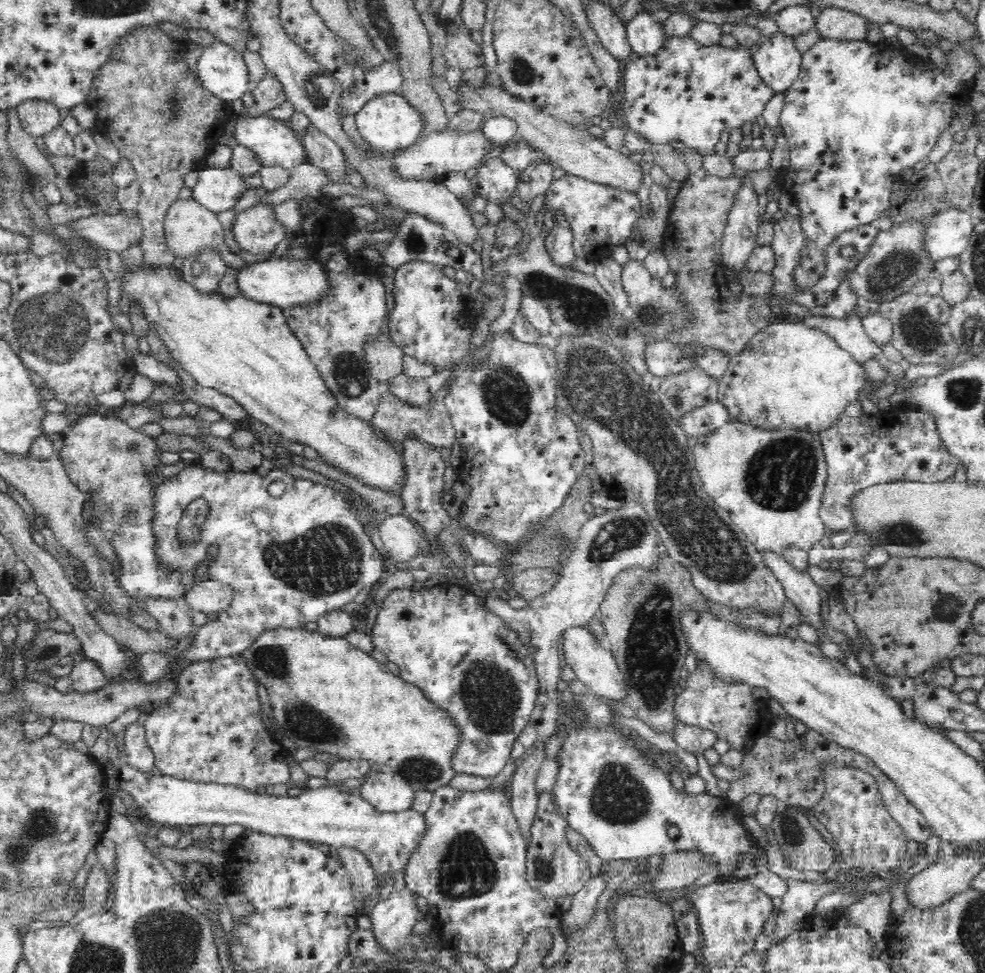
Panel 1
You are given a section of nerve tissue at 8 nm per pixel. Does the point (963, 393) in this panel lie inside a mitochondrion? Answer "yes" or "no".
yes

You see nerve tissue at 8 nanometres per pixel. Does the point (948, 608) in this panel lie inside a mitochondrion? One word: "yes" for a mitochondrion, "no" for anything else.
yes

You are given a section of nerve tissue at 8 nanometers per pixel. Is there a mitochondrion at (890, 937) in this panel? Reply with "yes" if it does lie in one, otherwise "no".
no

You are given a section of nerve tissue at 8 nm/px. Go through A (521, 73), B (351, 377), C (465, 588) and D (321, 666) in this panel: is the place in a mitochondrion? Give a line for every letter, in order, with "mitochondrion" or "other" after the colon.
A: mitochondrion
B: mitochondrion
C: other
D: other

